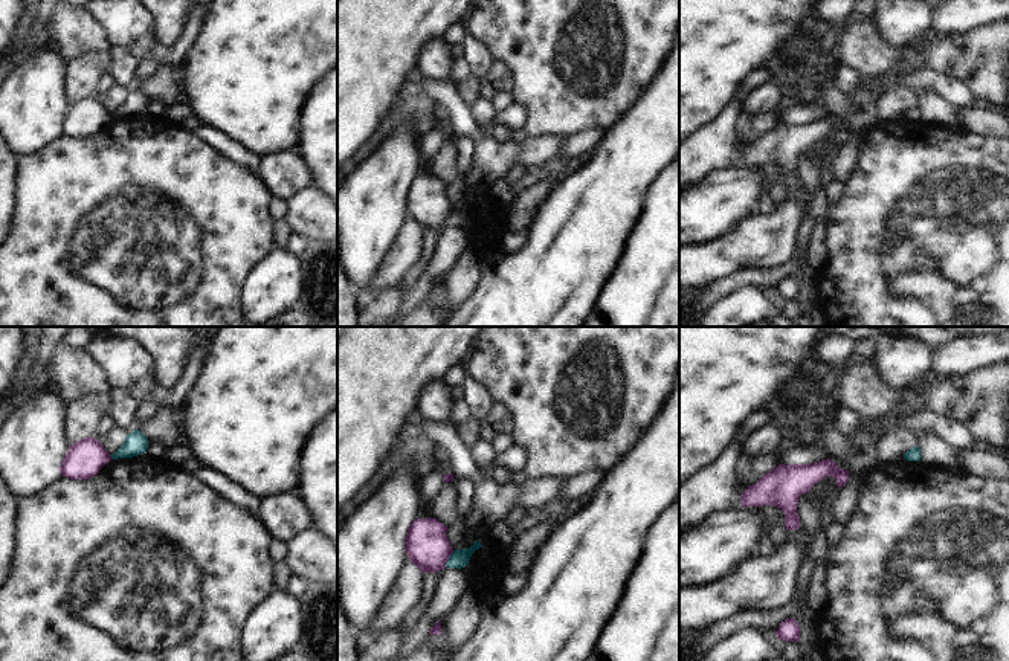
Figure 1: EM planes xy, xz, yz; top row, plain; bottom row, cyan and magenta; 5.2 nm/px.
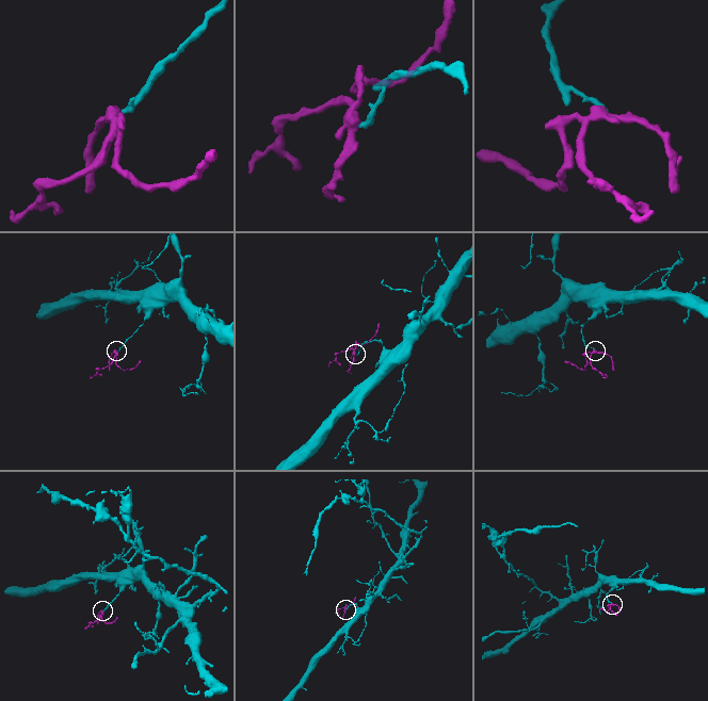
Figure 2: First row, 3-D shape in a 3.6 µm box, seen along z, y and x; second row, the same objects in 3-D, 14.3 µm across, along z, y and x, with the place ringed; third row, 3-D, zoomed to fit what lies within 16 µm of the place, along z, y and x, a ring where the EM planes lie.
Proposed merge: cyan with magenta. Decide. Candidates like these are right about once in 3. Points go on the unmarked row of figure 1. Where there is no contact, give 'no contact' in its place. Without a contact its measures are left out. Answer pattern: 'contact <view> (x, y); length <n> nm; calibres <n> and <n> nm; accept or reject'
contact xz (448, 217); length 100 nm; calibres 100 and 220 nm; reject

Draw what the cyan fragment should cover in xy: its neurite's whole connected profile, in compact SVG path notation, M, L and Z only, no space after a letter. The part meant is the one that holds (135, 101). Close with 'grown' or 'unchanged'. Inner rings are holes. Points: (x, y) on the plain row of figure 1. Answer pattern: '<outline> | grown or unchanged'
M136 87L131 92L127 92L122 104L110 114L111 118L133 116L145 111L147 105L148 105L147 95L139 87Z | unchanged

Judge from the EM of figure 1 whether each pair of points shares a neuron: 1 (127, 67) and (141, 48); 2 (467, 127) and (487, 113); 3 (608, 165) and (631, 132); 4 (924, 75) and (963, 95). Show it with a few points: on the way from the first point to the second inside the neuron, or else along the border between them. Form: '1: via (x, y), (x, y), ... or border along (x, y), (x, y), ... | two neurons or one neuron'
1: border along (112, 45), (125, 48), (138, 60) | two neurons
2: border along (467, 107), (469, 118), (487, 132) | two neurons
3: via (615, 157), (631, 139) | one neuron
4: via (933, 78), (954, 89) | one neuron

